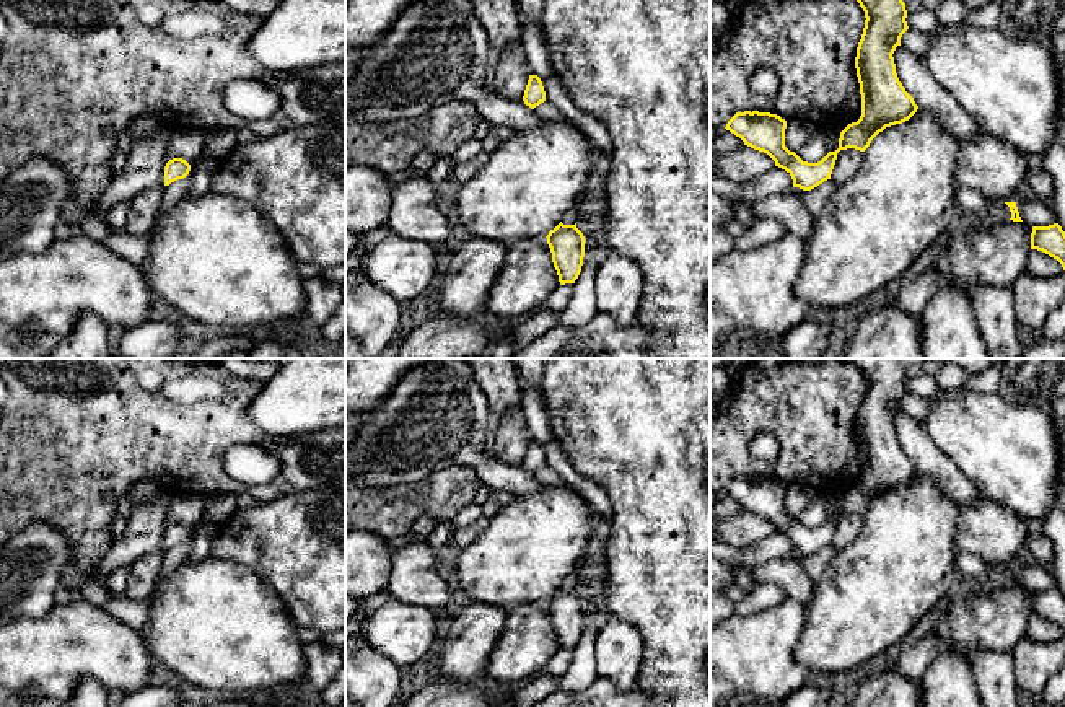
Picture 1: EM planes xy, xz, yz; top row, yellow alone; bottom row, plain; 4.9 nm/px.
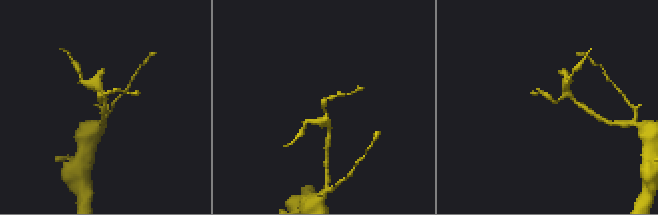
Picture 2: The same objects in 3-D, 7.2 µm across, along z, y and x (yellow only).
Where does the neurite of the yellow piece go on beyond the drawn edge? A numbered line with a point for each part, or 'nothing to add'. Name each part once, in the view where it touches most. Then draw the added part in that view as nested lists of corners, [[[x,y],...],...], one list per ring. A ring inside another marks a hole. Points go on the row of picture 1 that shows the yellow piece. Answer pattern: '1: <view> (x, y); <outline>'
nothing to add

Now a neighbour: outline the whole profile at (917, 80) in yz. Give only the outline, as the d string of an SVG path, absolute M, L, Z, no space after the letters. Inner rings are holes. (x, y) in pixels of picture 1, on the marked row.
M897 46L894 54L896 73L905 91L920 109L928 111L940 127L958 138L972 138L980 129L969 112L933 78L931 72L910 54Z

